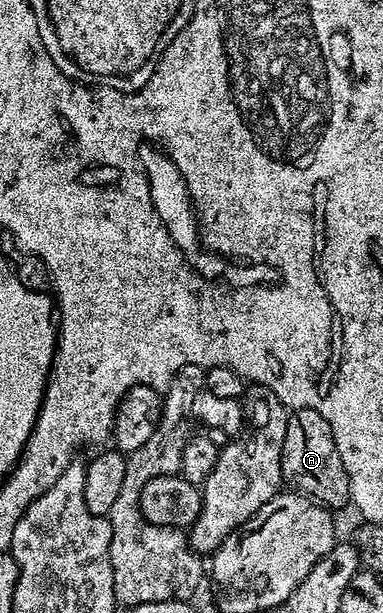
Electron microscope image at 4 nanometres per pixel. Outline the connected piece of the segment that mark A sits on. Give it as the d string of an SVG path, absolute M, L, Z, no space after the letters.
M293 408L287 414L284 441L282 442L281 482L297 494L307 495L315 503L327 509L347 506L350 497L350 482L344 461L336 449L332 429L316 409Z

